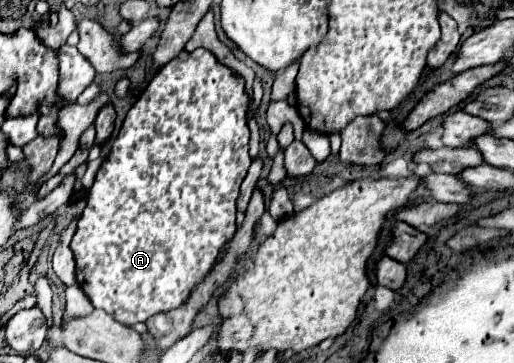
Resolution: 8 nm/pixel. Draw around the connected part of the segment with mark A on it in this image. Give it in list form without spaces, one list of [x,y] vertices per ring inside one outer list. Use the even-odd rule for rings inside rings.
[[[198,48],[194,52],[182,50],[178,58],[170,60],[148,84],[148,88],[140,94],[136,104],[130,108],[122,128],[116,137],[116,142],[112,144],[112,152],[108,160],[102,164],[98,170],[96,182],[90,188],[88,204],[82,212],[82,218],[78,220],[76,234],[70,242],[70,248],[76,258],[76,280],[80,288],[86,292],[94,308],[106,310],[108,314],[114,314],[114,318],[122,324],[134,326],[138,322],[146,322],[150,316],[158,312],[170,312],[186,304],[190,298],[192,290],[206,278],[206,274],[212,272],[212,268],[218,262],[218,254],[222,248],[230,242],[230,238],[236,234],[236,200],[238,200],[238,190],[244,180],[244,174],[248,172],[250,166],[250,156],[248,156],[248,124],[246,124],[246,106],[248,106],[248,94],[244,92],[244,80],[238,78],[230,68],[222,66],[216,56],[204,48]],[[194,100],[204,100],[204,110],[202,106],[198,108]]]

